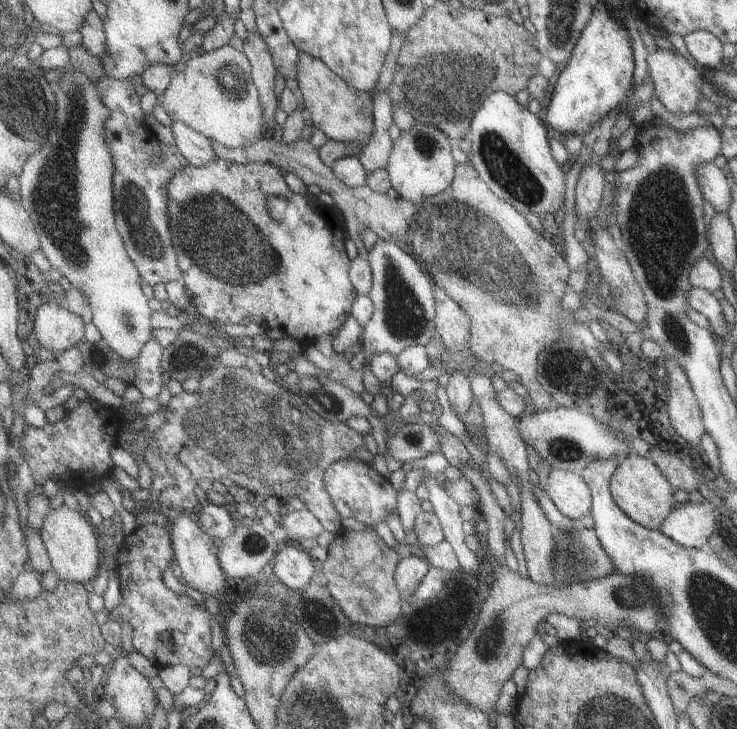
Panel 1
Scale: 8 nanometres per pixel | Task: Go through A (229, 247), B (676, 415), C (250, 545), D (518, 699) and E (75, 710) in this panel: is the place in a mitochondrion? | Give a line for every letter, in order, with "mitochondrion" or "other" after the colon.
A: mitochondrion
B: other
C: mitochondrion
D: other
E: mitochondrion

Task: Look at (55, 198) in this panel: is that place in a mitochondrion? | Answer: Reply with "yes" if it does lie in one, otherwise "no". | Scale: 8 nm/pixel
yes

